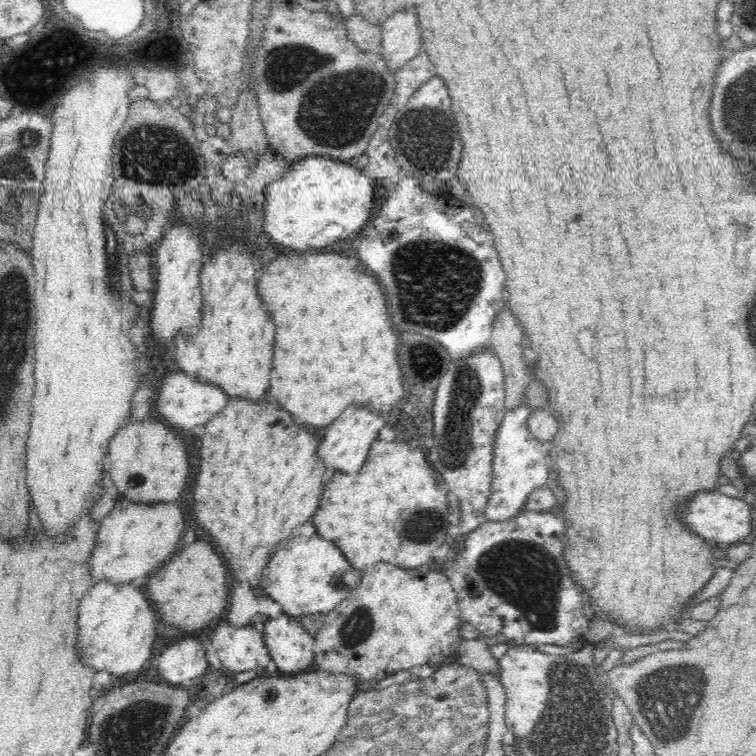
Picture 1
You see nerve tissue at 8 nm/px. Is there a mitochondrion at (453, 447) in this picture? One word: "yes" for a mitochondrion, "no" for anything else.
yes

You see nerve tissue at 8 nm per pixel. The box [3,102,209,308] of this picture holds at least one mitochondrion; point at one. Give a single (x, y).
(149, 156)

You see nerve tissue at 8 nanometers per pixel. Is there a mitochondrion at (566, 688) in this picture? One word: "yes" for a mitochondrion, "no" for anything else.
yes

